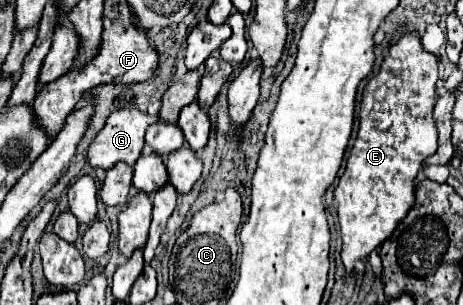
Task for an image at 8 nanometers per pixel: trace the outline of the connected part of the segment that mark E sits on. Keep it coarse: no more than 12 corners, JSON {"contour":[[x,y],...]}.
{"contour":[[416,32],[364,88],[334,190],[346,272],[412,208],[438,148]]}

